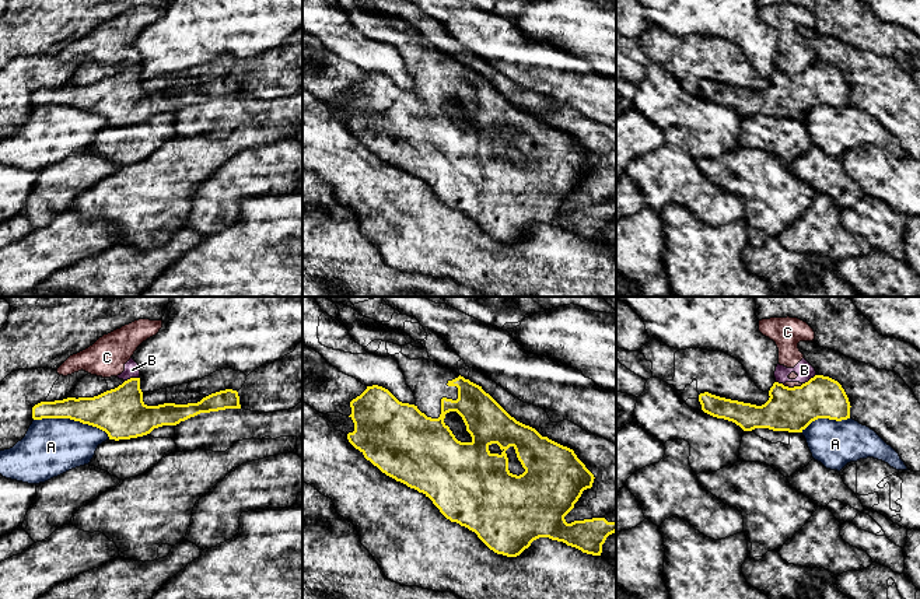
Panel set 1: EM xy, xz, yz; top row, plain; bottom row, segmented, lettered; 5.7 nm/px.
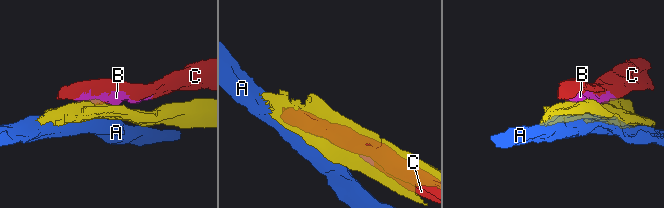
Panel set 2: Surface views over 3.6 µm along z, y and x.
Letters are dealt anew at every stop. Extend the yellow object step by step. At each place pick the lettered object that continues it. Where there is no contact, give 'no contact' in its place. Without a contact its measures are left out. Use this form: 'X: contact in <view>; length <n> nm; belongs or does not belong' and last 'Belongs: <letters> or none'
A: contact in xy; length 460 nm; does not belong
B: contact in xy; length 90 nm; does not belong
C: contact in yz; length 120 nm; does not belong
Belongs: none

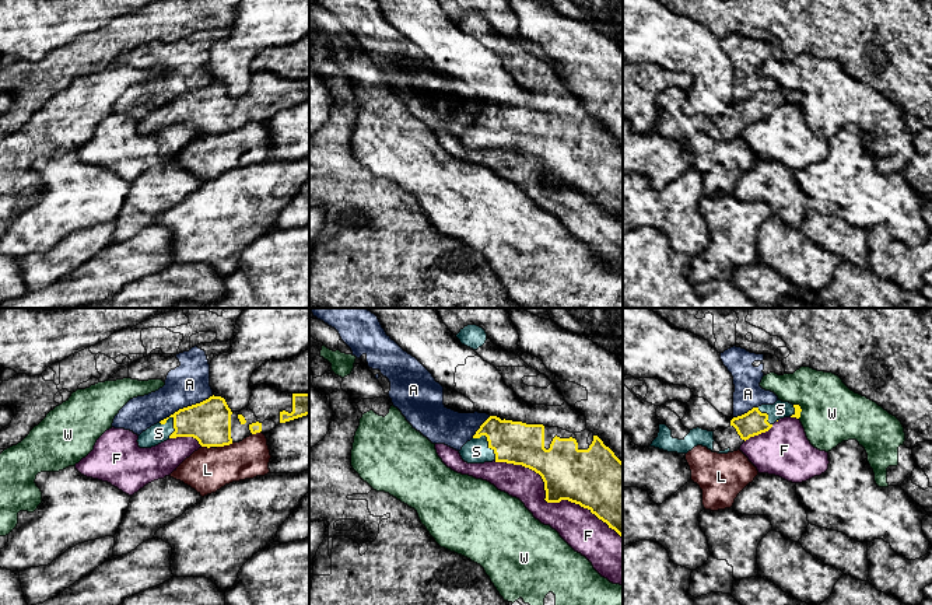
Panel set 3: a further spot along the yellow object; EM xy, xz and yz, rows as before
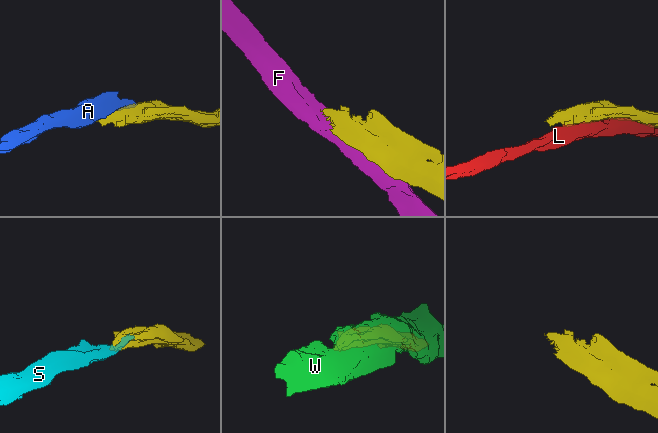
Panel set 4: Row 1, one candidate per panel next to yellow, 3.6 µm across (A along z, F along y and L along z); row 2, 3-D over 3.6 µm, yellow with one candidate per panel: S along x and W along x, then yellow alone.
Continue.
A: contact in xy; length 360 nm; does not belong
F: contact in xz; length 850 nm; does not belong
L: contact in xy; length 100 nm; does not belong
S: contact in xz; length 190 nm; belongs
W: contact in yz; length 90 nm; does not belong
Belongs: S

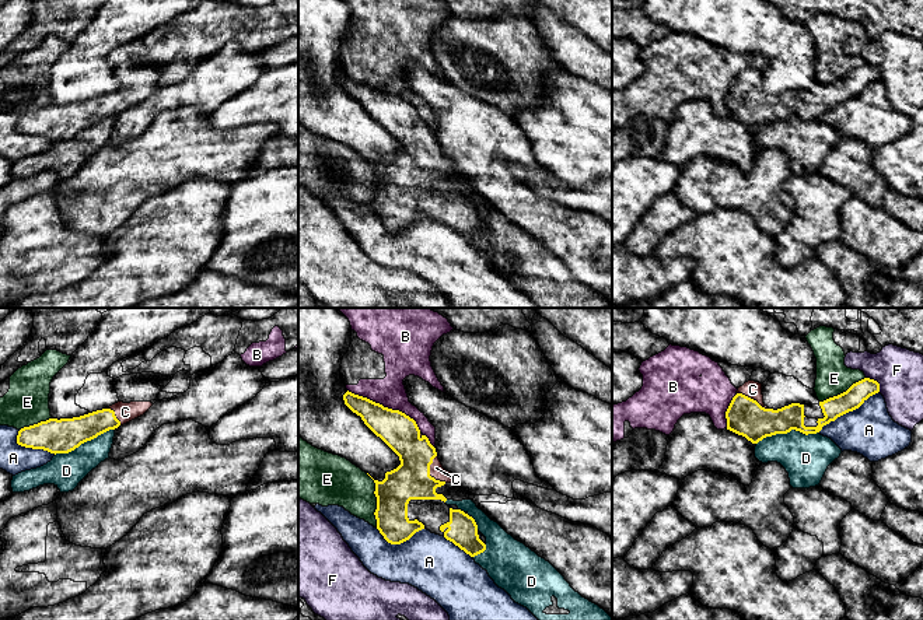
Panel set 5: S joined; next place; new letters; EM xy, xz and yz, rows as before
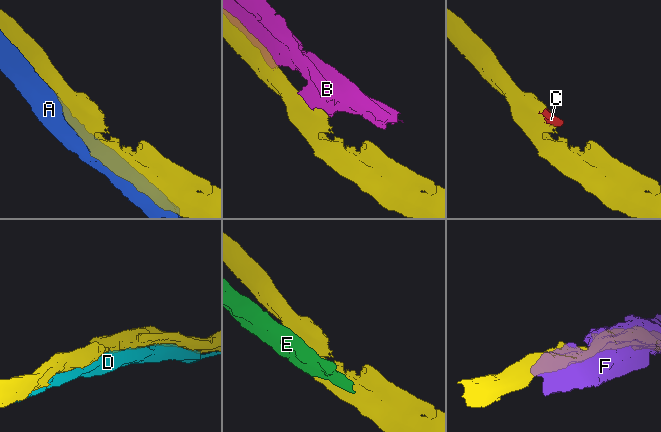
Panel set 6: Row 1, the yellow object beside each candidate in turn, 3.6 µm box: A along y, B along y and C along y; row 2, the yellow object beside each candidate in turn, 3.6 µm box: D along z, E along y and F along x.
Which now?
A: contact in yz; length 420 nm; does not belong
B: contact in xz; length 480 nm; does not belong
C: contact in xz; length 170 nm; belongs
D: contact in yz; length 360 nm; does not belong
E: contact in xz; length 320 nm; does not belong
F: contact in yz; length 120 nm; does not belong
Belongs: C

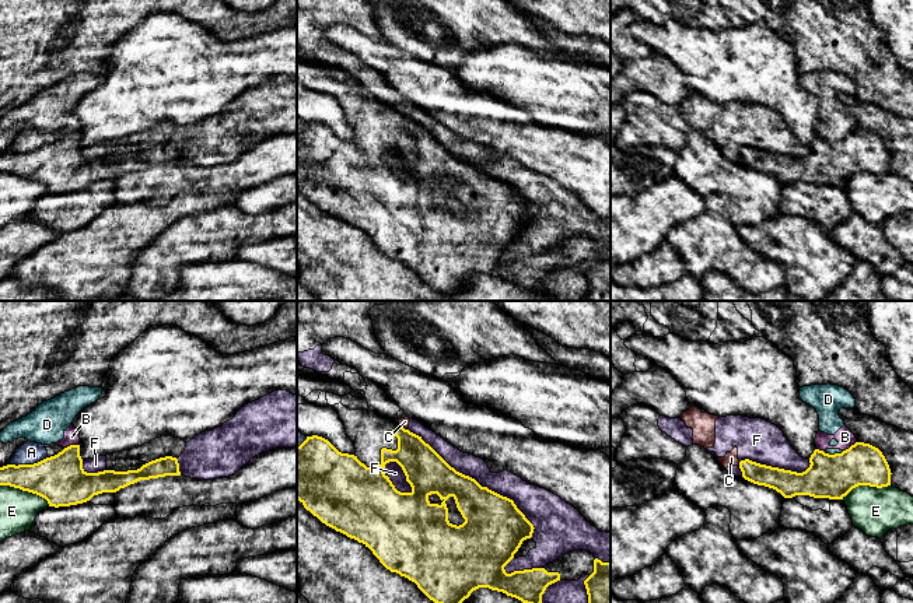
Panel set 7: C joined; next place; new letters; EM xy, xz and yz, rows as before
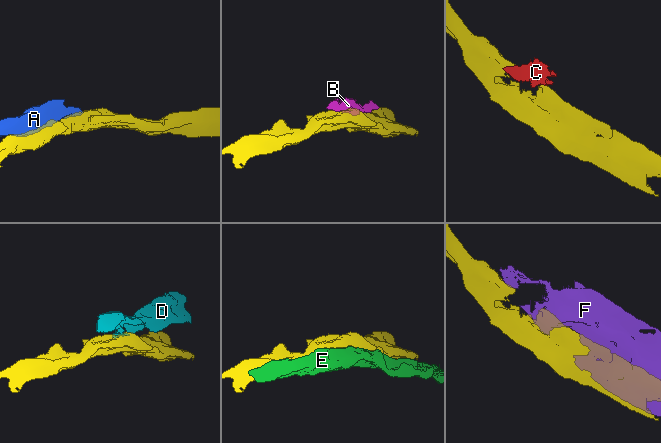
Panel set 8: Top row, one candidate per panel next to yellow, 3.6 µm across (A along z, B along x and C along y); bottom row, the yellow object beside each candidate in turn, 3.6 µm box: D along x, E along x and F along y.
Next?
A: contact in xy; length 220 nm; does not belong
B: contact in xy; length 90 nm; does not belong
C: contact in yz; length 30 nm; does not belong
D: contact in yz; length 120 nm; does not belong
E: contact in xy; length 320 nm; does not belong
F: contact in xz; length 240 nm; does not belong
Belongs: none

